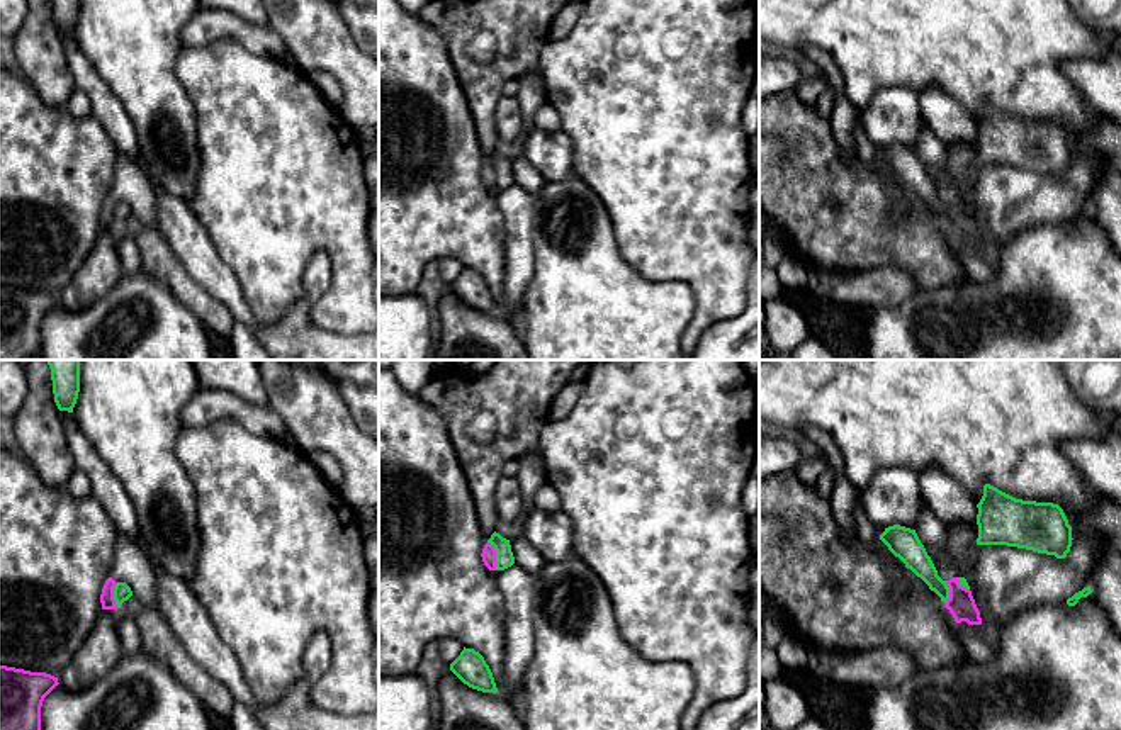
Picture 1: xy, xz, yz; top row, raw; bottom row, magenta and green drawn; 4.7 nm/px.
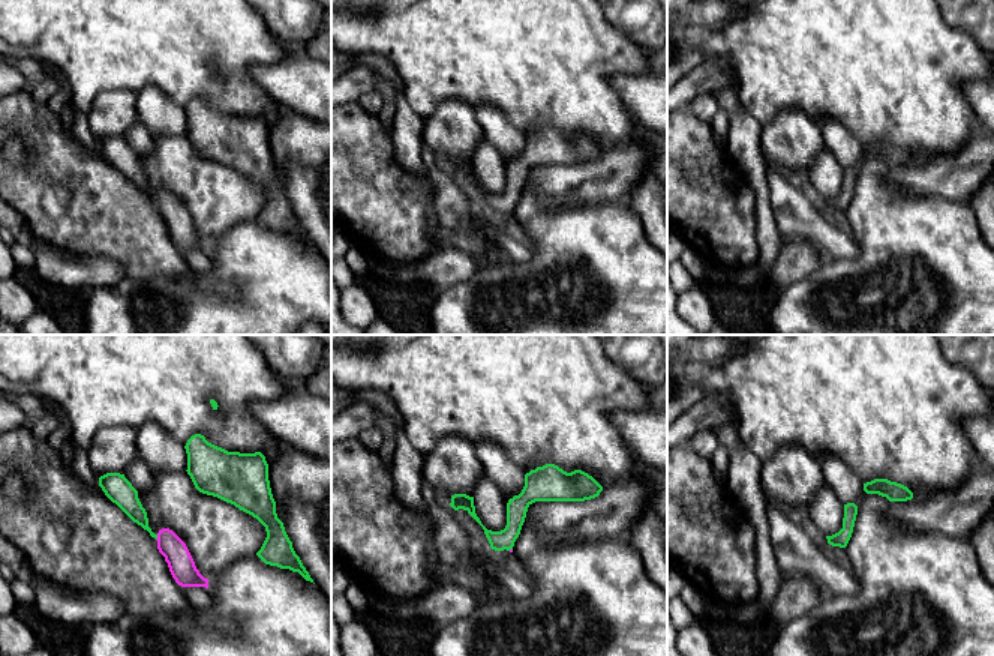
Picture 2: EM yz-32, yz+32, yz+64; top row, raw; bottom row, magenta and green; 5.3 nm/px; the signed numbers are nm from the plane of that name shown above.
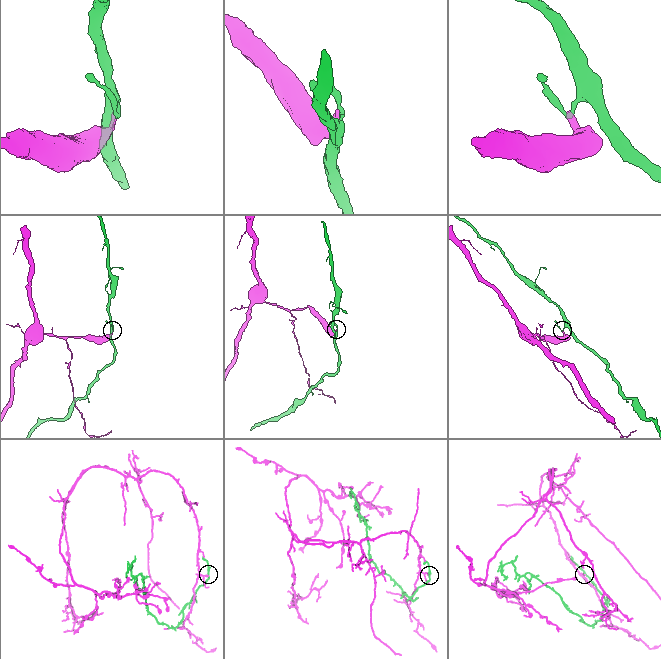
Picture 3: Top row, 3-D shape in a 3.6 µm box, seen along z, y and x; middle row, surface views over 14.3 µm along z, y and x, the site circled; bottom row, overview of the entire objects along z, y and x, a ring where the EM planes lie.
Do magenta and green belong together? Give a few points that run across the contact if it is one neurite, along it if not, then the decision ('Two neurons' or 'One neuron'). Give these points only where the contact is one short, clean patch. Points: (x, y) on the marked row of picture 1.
Line: xz (488, 542), (495, 550), (496, 569). Two neurons

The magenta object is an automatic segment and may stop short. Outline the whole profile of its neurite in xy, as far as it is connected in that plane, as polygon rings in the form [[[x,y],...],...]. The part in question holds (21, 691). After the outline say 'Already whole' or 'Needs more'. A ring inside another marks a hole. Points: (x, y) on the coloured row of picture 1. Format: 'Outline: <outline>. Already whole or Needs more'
Outline: [[[0,665],[0,730],[41,730],[41,706],[58,686],[46,672]]]. Already whole

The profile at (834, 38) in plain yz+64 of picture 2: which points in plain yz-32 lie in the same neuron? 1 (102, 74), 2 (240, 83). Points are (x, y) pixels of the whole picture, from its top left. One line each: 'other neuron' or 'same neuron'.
1: same neuron
2: same neuron

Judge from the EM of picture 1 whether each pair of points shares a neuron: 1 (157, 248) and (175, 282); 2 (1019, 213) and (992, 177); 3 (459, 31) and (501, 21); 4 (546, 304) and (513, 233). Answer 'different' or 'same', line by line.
1: same
2: same
3: same
4: different

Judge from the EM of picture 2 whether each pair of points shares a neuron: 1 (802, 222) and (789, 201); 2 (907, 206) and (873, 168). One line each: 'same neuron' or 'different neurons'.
1: same neuron
2: same neuron

